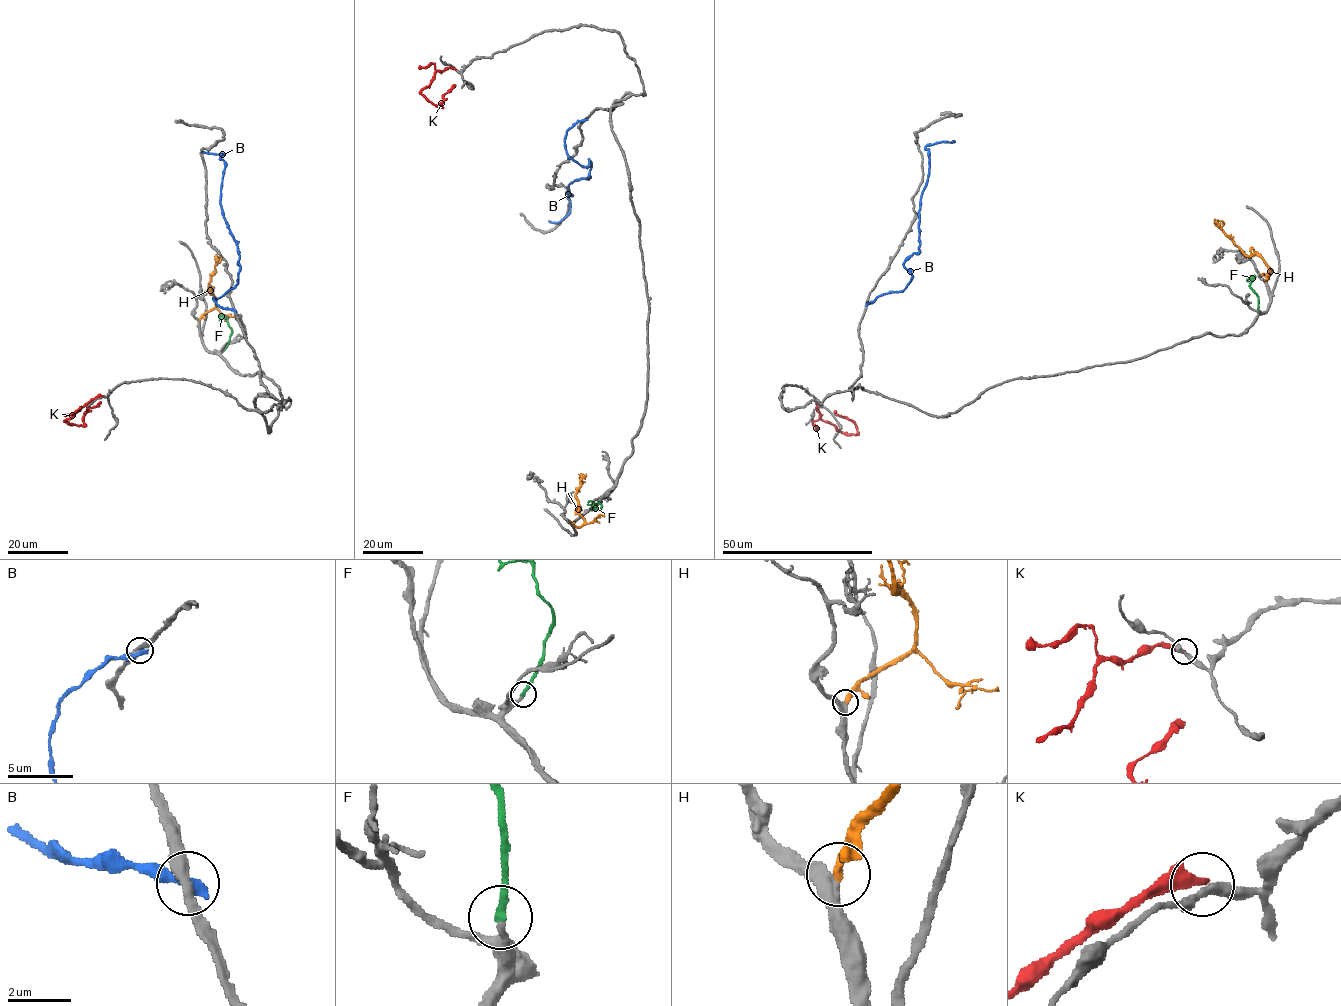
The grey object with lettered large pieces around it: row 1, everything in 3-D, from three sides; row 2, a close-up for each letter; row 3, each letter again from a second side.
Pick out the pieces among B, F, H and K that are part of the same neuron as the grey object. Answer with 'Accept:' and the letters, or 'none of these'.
Accept: F, H

